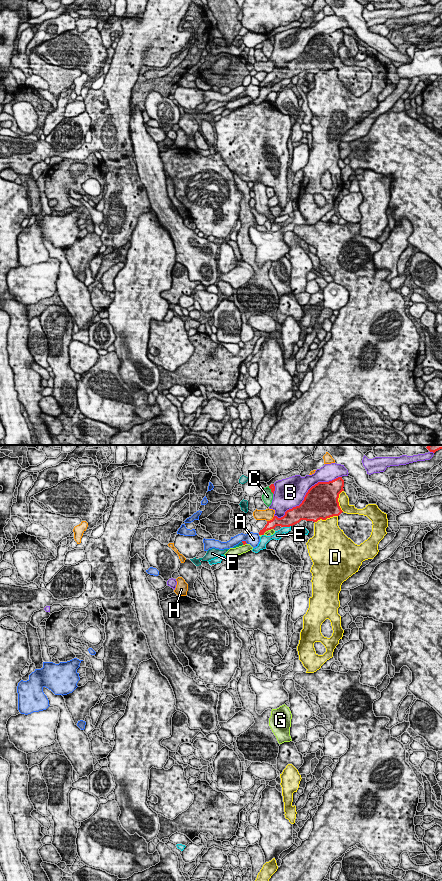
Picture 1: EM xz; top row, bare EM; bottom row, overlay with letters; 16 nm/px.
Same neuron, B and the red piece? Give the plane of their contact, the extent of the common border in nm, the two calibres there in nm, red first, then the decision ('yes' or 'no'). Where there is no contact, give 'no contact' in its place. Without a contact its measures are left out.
xz | 1250 nm | 500/460 nm | no

